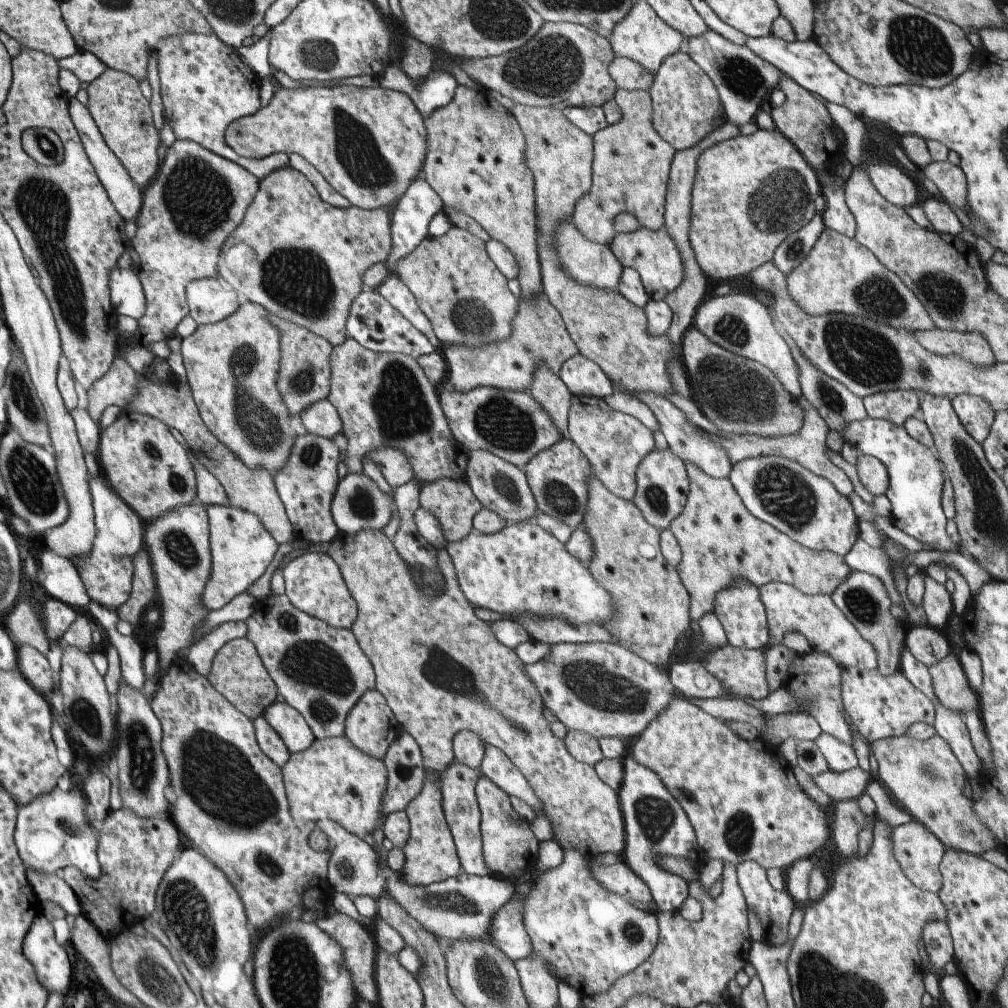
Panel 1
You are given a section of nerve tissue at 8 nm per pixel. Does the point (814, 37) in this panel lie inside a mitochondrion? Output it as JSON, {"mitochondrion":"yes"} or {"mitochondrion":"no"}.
{"mitochondrion":"no"}

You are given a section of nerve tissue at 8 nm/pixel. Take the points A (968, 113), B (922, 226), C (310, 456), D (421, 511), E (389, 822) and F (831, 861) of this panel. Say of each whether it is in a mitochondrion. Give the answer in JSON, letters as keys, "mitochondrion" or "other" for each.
{"A":"other","B":"other","C":"mitochondrion","D":"other","E":"other","F":"other"}

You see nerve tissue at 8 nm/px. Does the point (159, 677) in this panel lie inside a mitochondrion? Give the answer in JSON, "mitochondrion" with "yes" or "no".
{"mitochondrion":"no"}

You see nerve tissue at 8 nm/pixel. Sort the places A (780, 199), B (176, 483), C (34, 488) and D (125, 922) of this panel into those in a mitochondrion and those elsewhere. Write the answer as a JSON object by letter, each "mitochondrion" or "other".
{"A":"mitochondrion","B":"mitochondrion","C":"mitochondrion","D":"other"}

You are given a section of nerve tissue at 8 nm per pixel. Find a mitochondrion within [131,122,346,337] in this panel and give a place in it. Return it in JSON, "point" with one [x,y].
{"point":[199,199]}

